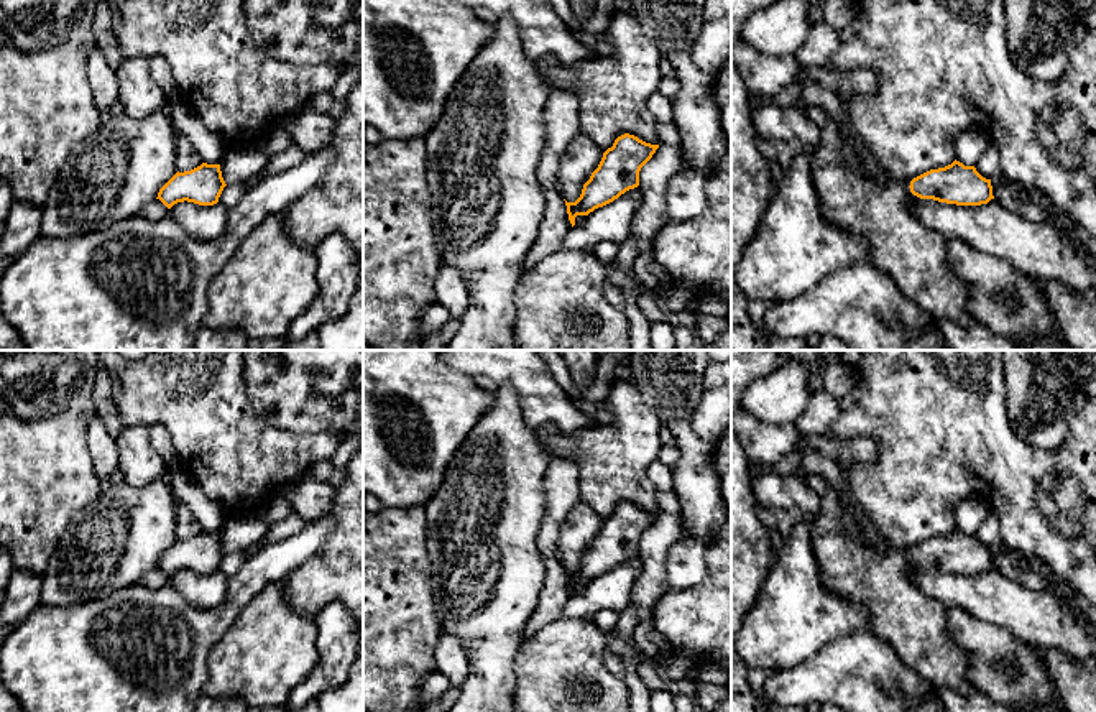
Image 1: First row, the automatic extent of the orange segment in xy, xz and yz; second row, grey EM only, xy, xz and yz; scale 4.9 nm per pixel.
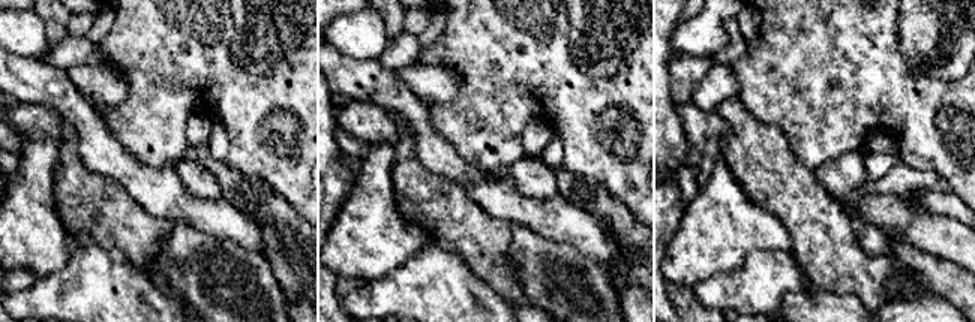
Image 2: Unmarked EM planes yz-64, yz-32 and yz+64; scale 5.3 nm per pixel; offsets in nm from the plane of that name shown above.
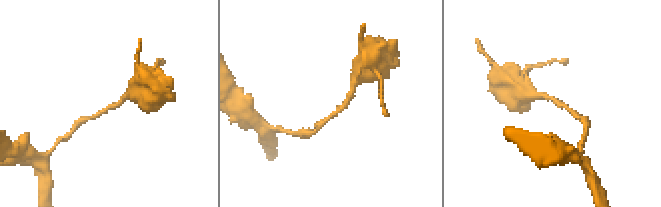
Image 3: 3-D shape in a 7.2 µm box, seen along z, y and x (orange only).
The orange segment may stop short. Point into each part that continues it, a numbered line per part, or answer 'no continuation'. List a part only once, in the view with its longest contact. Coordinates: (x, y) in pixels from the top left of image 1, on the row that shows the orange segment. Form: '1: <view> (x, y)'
no continuation

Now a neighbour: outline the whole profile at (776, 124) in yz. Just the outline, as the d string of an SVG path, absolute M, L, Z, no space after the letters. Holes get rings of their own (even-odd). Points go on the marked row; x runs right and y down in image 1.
M764 100L754 110L754 122L759 136L777 145L802 141L813 148L820 140L818 127L808 118L804 107L779 107Z

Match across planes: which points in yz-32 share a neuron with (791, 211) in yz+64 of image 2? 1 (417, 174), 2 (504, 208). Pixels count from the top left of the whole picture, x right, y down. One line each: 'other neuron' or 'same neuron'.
1: same neuron
2: other neuron

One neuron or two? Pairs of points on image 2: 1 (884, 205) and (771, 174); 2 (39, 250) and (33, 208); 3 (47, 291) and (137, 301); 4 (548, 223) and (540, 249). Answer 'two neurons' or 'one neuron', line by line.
1: two neurons
2: one neuron
3: one neuron
4: two neurons

